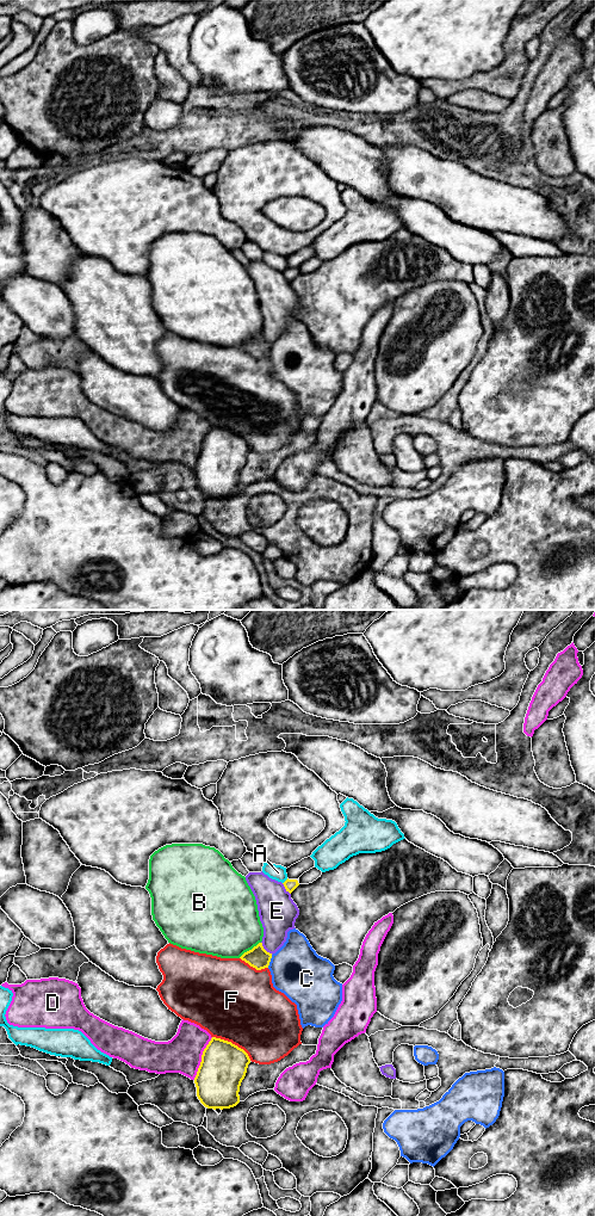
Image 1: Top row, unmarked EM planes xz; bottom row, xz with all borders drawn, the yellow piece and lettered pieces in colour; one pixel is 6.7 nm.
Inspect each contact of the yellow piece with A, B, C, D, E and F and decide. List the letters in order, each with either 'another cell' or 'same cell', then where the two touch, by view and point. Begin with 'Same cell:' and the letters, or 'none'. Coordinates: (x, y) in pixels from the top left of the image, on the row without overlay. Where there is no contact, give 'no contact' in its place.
Same cell: none
A: another cell | xz (285, 270)
B: another cell | xz (249, 339)
C: another cell | xz (270, 350)
D: another cell | xz (202, 448)
E: another cell | xz (264, 338)
F: another cell | xz (231, 432)

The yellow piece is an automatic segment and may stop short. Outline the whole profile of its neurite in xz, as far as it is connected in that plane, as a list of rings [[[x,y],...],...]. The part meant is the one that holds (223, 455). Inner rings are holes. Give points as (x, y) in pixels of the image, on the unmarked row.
[[[212,426],[194,467],[197,486],[207,498],[230,498],[240,492],[240,475],[250,447],[231,431]]]

